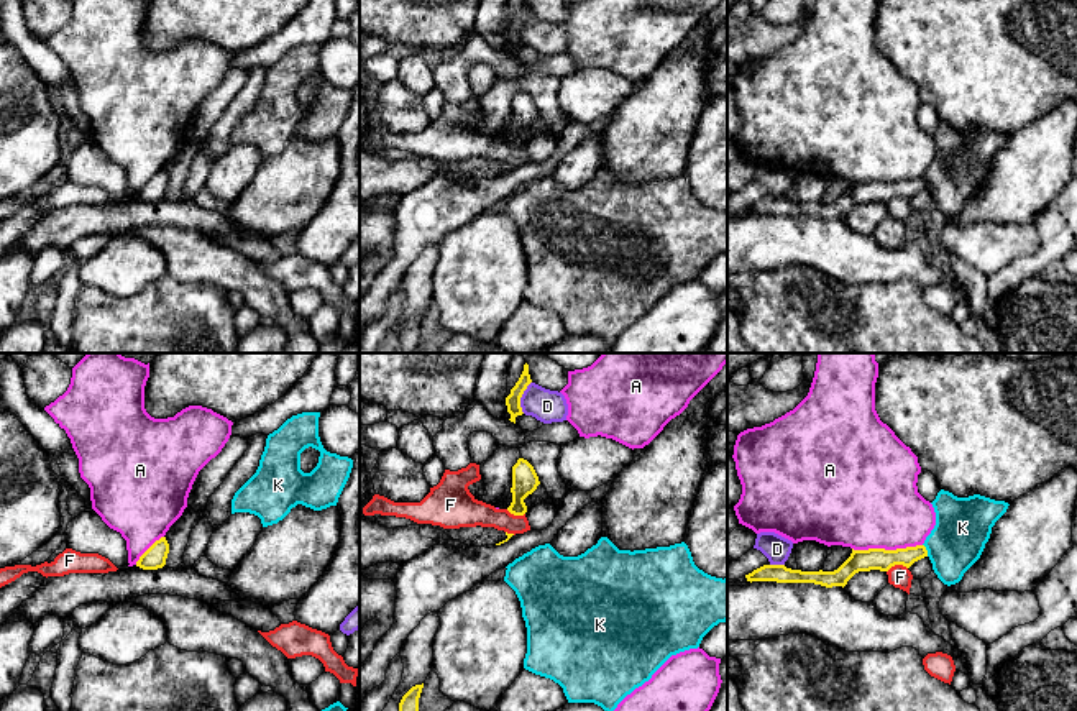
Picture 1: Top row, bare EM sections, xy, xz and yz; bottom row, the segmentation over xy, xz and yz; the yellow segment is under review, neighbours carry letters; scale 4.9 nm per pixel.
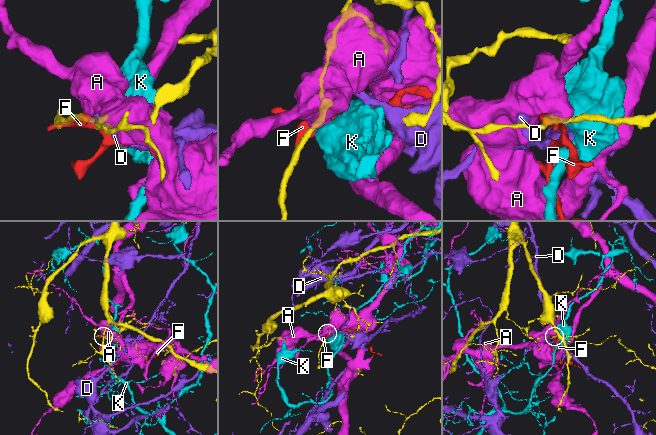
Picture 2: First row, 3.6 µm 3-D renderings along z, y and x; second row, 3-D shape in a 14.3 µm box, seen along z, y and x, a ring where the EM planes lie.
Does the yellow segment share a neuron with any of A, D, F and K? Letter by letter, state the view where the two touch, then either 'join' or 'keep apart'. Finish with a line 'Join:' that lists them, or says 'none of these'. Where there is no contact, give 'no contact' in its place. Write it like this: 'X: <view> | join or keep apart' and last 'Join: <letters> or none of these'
A: yz | keep apart
D: xz | keep apart
F: yz | keep apart
K: yz | keep apart
Join: none of these

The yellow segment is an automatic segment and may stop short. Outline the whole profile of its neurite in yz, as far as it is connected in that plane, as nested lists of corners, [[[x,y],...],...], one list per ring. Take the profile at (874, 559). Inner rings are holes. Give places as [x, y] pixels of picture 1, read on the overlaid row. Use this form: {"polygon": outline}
{"polygon": [[[924,545],[885,550],[868,548],[854,550],[850,557],[834,571],[801,571],[785,565],[763,565],[745,575],[747,581],[777,581],[777,583],[814,583],[826,588],[846,586],[859,571],[880,570],[888,571],[895,565],[910,568],[914,562],[928,557]]]}

